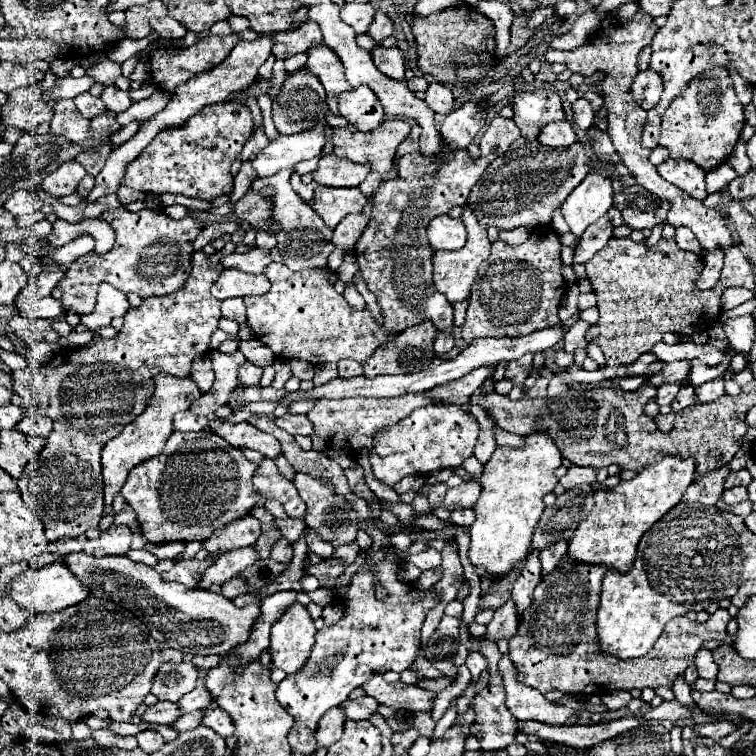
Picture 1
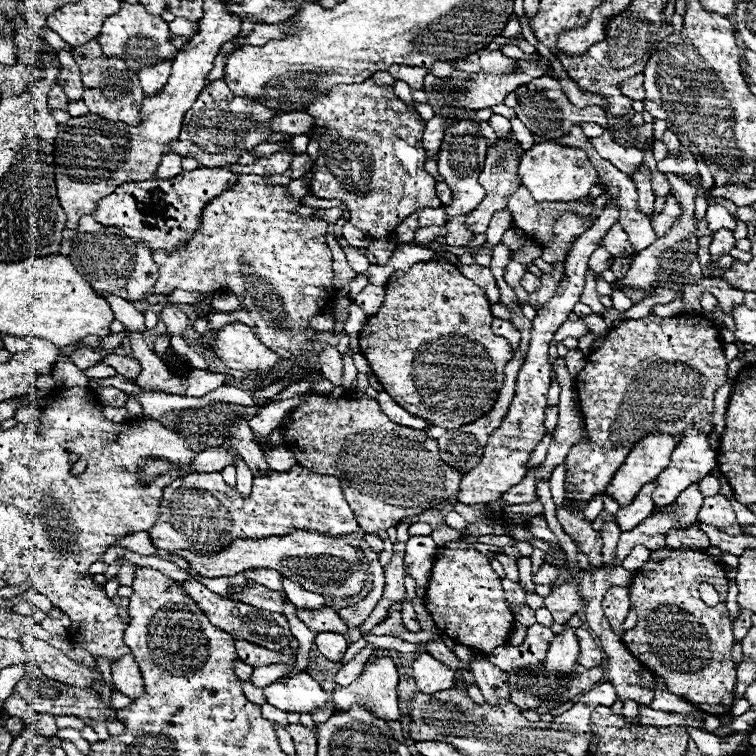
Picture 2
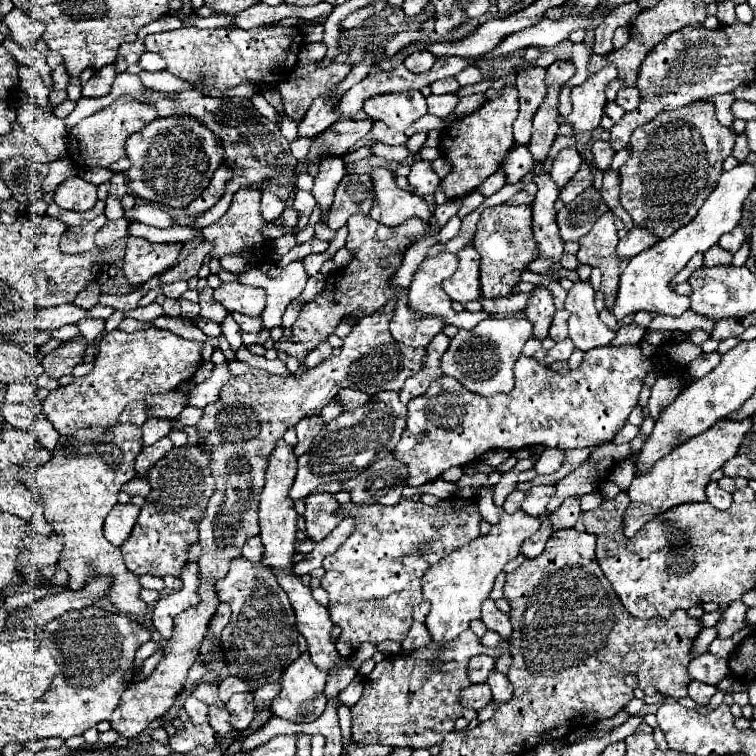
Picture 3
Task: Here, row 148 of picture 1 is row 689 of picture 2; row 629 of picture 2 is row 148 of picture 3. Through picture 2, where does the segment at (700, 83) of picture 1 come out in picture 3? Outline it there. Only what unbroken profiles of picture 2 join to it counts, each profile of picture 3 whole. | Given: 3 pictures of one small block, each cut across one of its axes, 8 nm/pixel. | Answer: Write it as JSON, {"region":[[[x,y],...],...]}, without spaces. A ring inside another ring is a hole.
{"region":[[[698,100],[676,110],[660,112],[654,120],[636,128],[630,146],[632,158],[620,168],[622,206],[626,212],[630,212],[634,220],[636,216],[642,216],[642,228],[646,228],[658,238],[668,238],[672,236],[672,232],[694,220],[698,208],[704,204],[704,200],[716,186],[718,172],[722,172],[722,160],[732,154],[734,132],[732,128],[726,128],[716,120],[714,106],[708,100]]]}

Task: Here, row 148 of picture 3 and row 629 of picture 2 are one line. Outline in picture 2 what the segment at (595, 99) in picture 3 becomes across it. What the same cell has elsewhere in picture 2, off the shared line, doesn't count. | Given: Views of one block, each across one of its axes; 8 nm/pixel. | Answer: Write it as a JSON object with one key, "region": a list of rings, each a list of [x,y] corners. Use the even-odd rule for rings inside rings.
{"region":[[[578,628],[576,630],[576,636],[578,636],[578,642],[580,642],[580,654],[578,654],[578,662],[584,666],[584,668],[596,668],[602,664],[604,660],[604,652],[600,650],[598,642],[590,636],[588,630],[584,628]]]}

